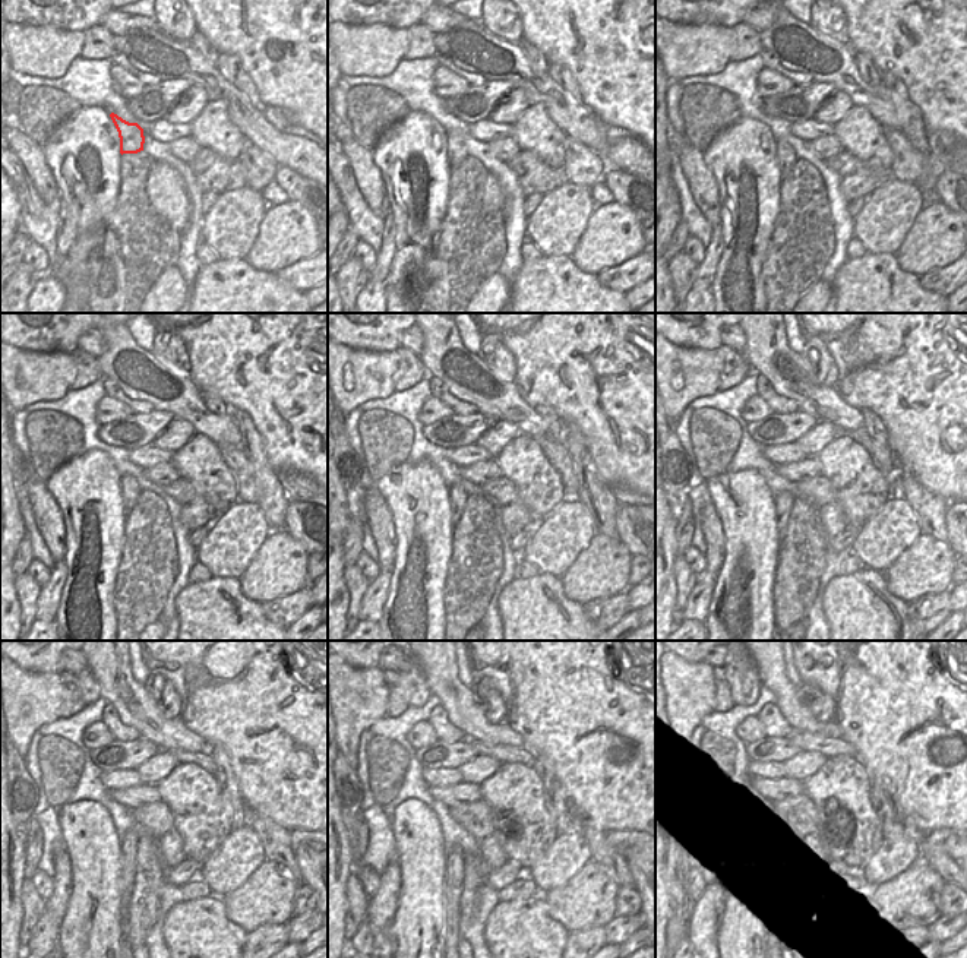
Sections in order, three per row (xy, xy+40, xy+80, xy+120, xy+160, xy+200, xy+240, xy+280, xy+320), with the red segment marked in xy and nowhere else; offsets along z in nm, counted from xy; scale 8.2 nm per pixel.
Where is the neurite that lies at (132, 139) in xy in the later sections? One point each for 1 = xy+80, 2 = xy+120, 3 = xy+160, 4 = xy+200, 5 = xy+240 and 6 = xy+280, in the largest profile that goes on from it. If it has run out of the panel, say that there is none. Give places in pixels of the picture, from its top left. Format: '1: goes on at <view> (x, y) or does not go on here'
1: goes on at xy+80 (786, 158)
2: goes on at xy+120 (129, 486)
3: goes on at xy+160 (458, 496)
4: goes on at xy+200 (784, 500)
5: goes on at xy+240 (129, 843)
6: goes on at xy+280 (454, 876)

